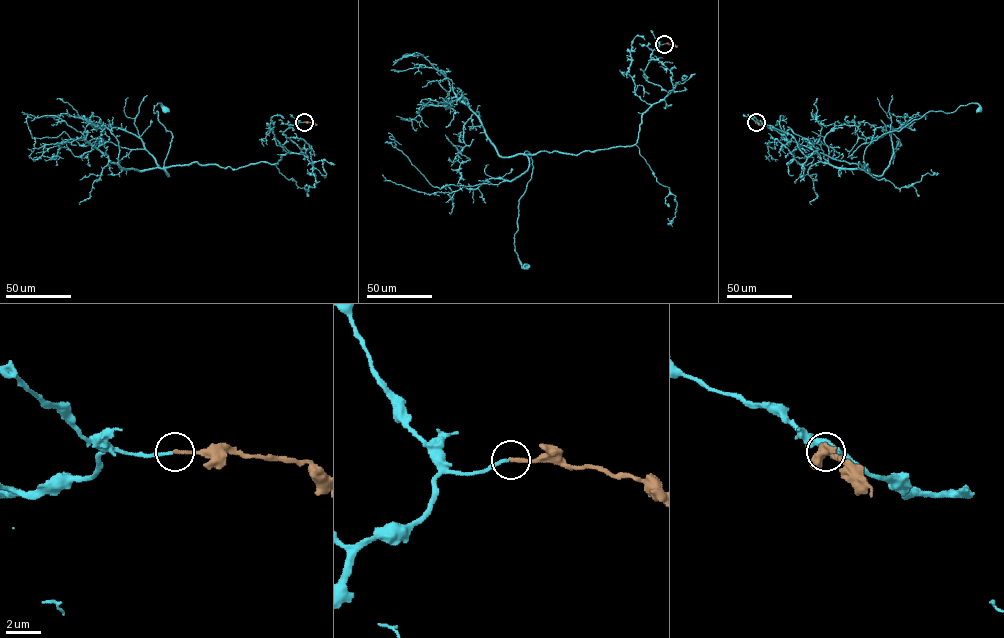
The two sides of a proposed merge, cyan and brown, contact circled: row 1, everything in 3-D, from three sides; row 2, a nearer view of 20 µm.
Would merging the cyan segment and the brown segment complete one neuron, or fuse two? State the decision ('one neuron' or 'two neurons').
one neuron

